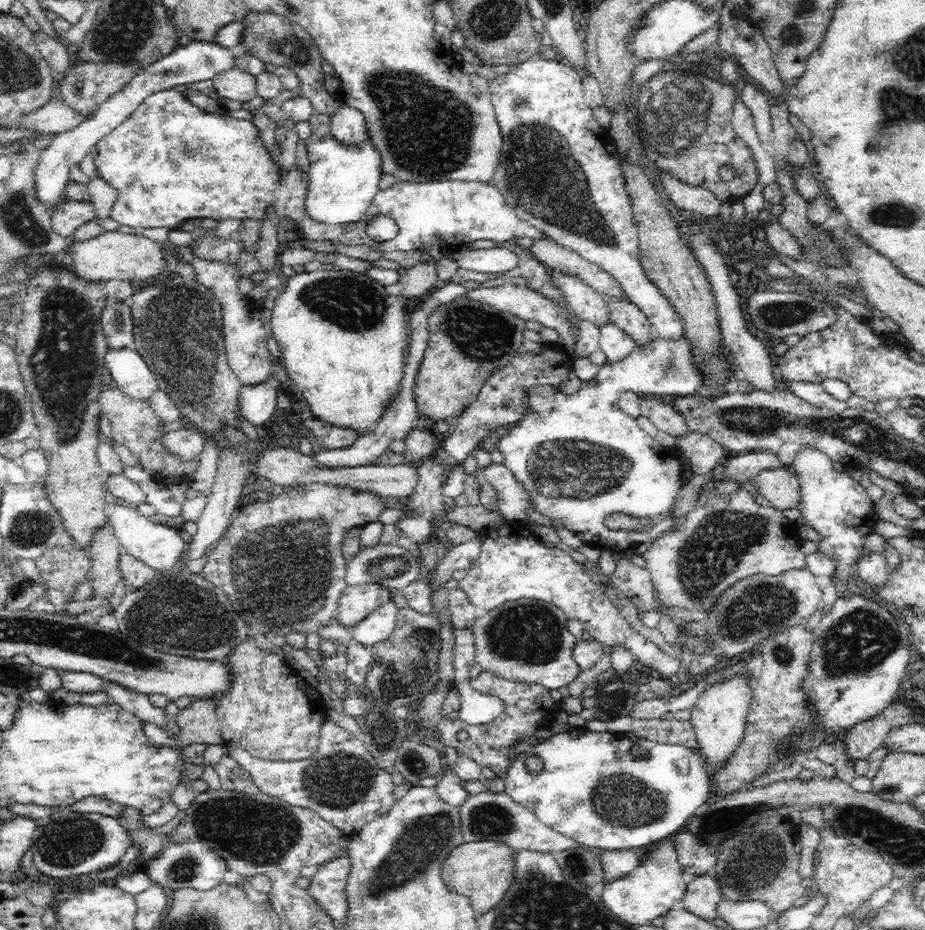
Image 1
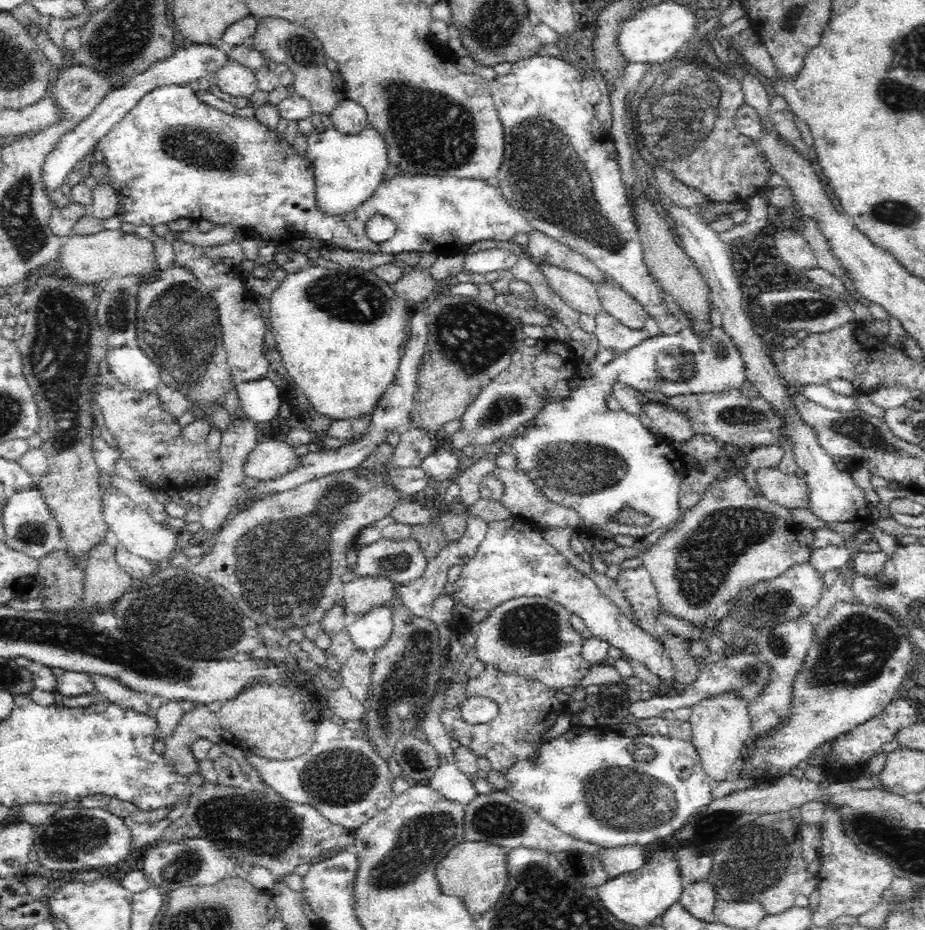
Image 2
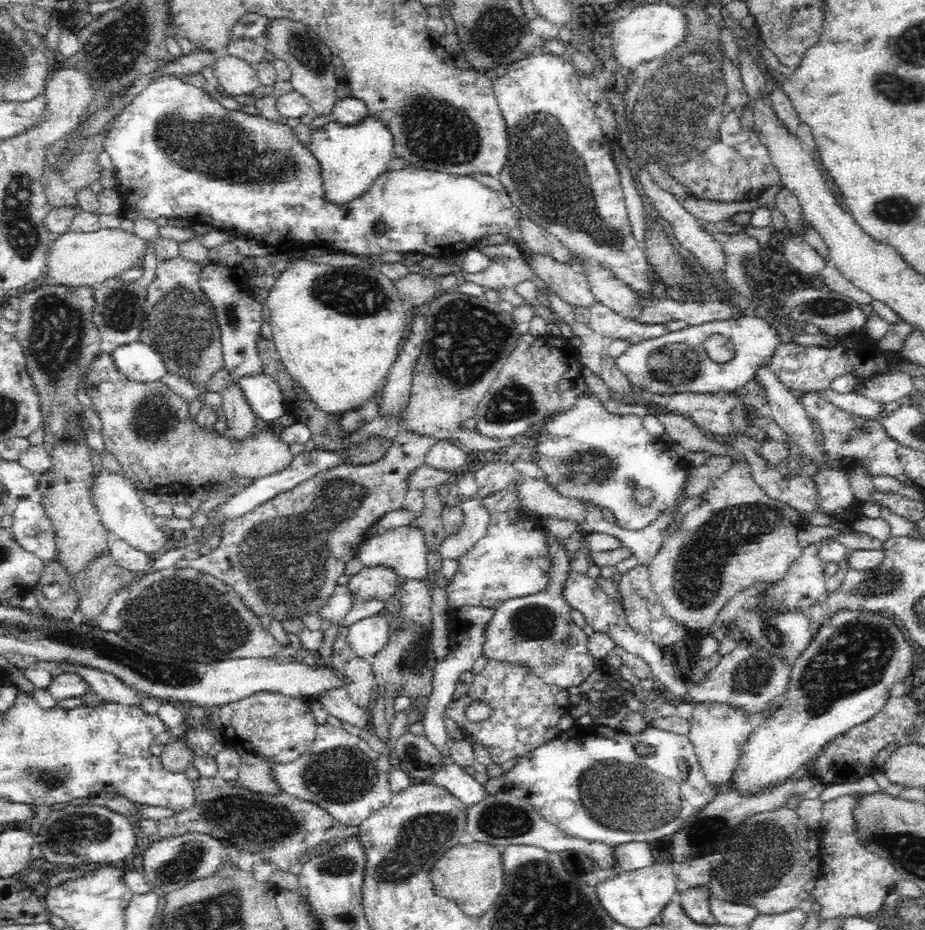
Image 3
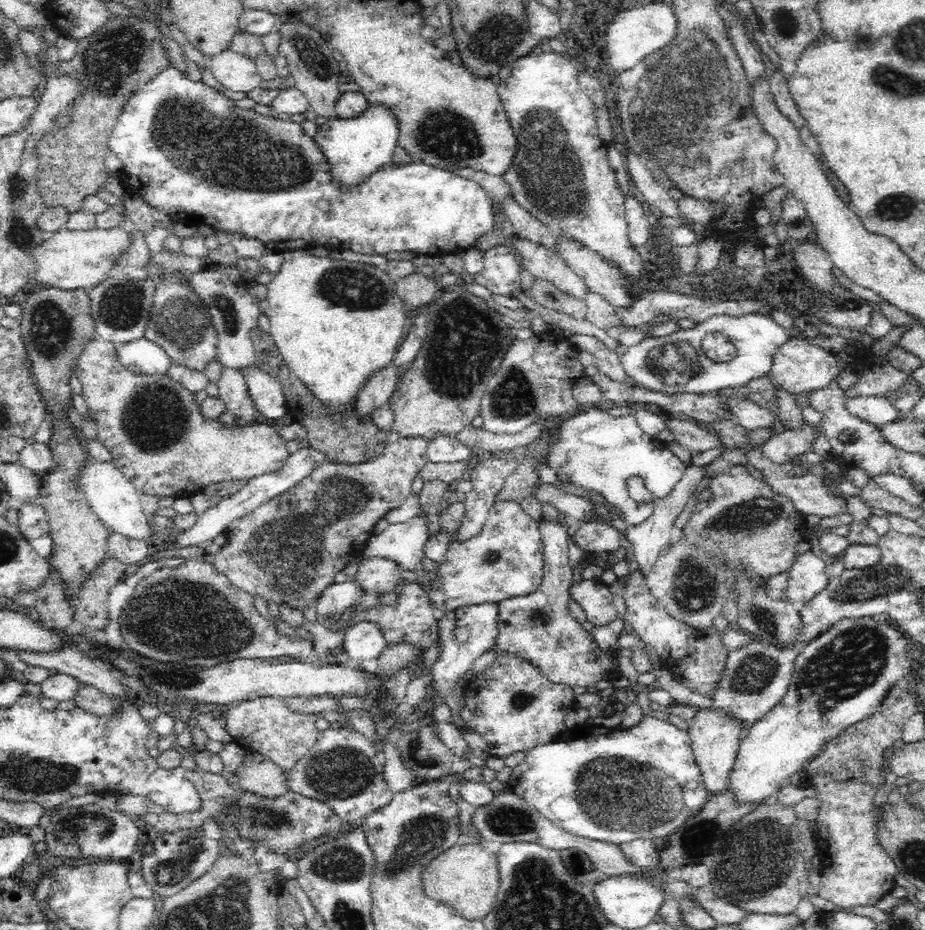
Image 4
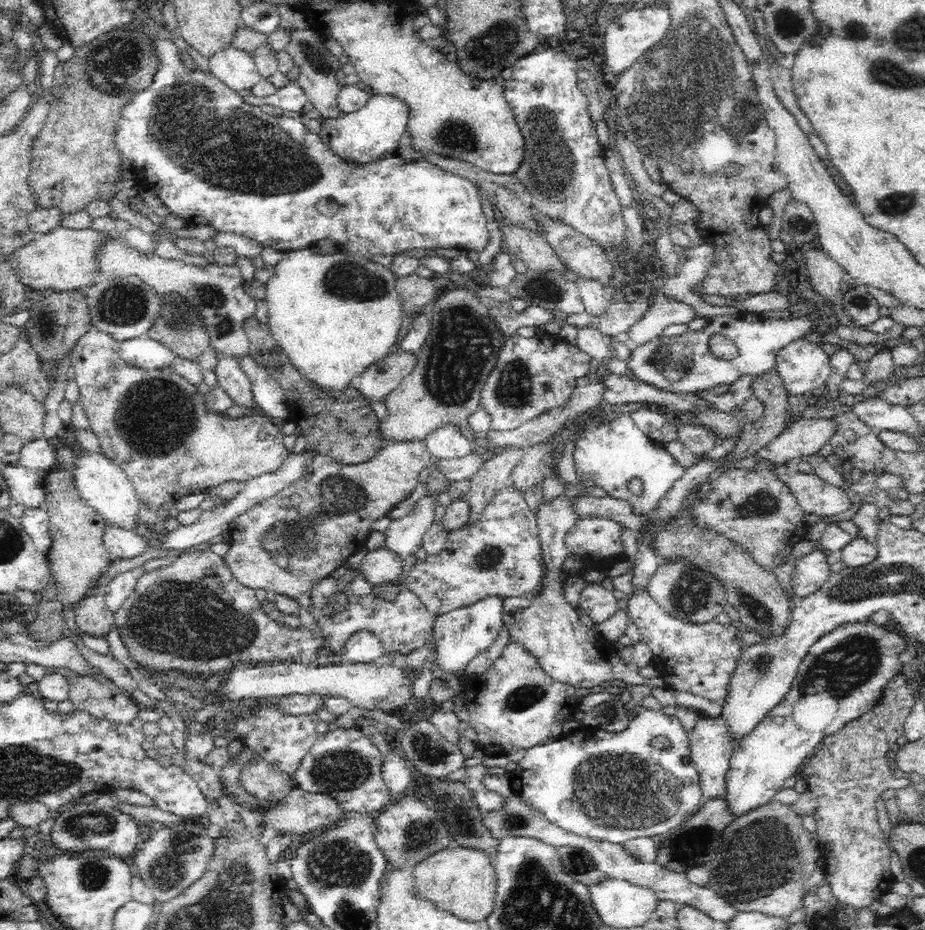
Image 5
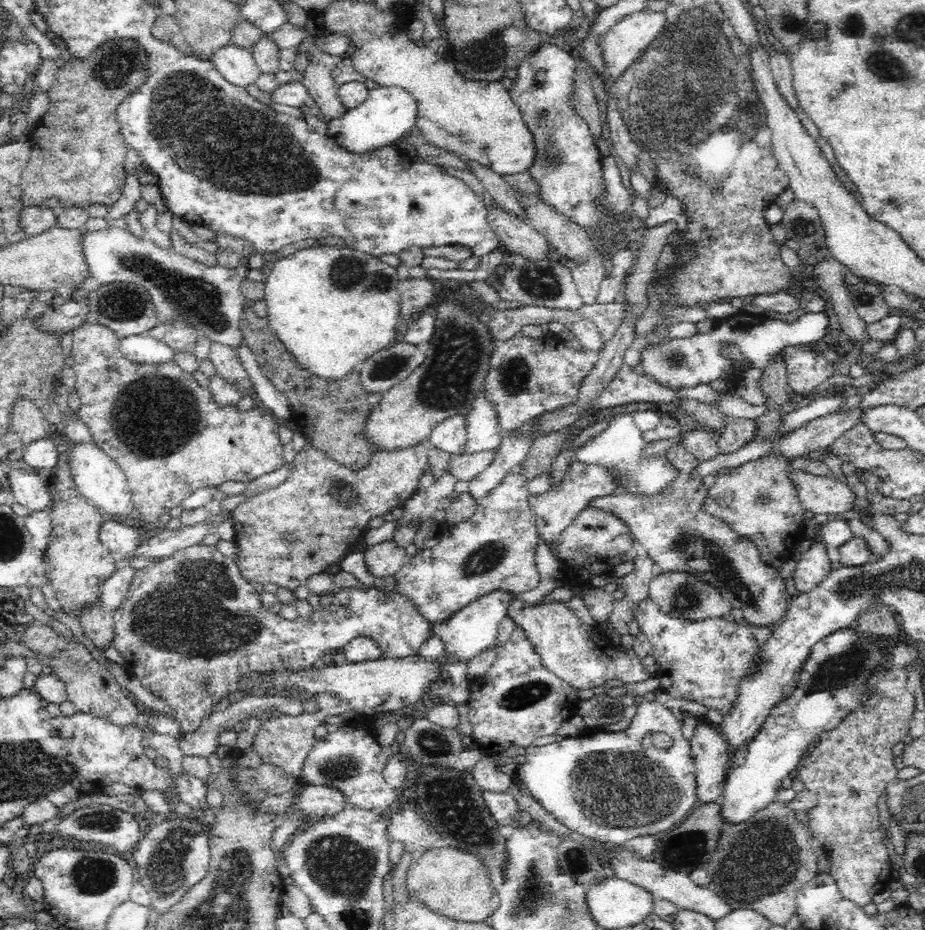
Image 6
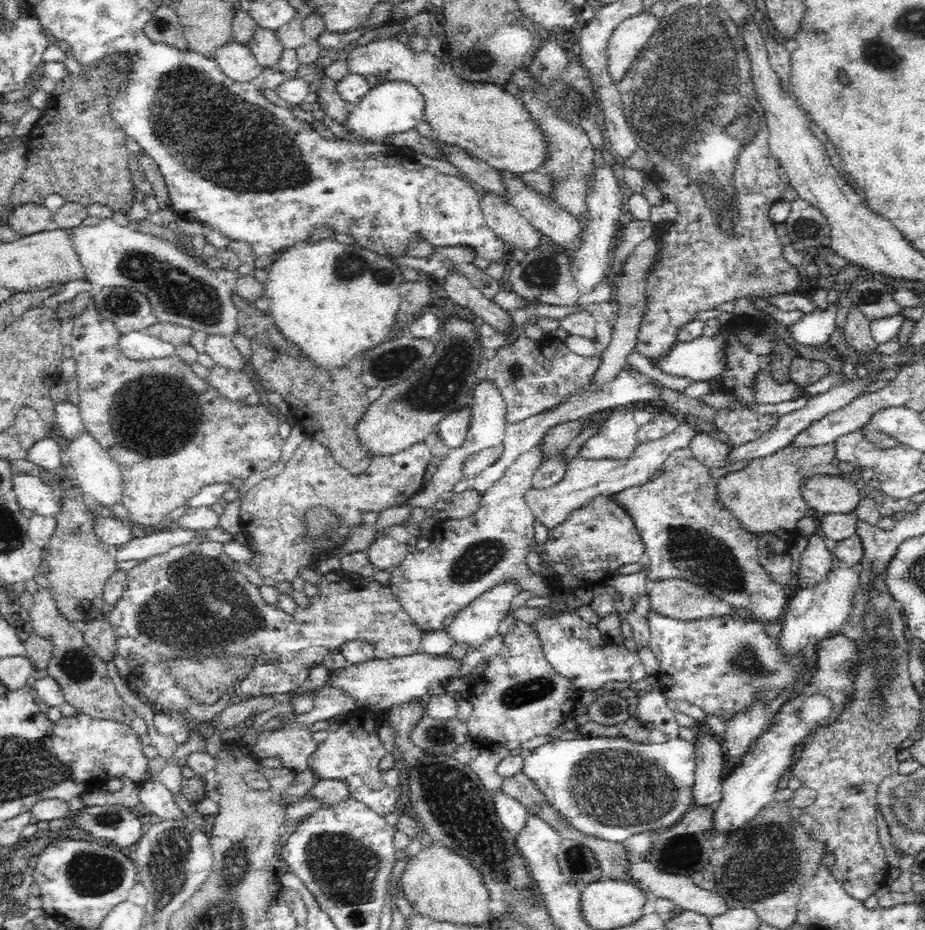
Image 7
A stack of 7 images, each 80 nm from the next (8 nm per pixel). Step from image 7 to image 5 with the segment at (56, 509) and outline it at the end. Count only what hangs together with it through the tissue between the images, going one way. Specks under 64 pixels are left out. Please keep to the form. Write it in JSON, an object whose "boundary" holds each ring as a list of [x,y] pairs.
{"boundary":[[[5,464],[2,466],[2,474],[6,479],[8,490],[14,498],[14,502],[24,504],[26,508],[41,508],[46,502],[45,477],[20,464]]]}

